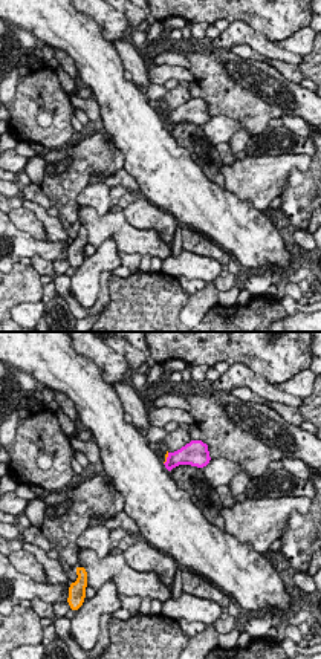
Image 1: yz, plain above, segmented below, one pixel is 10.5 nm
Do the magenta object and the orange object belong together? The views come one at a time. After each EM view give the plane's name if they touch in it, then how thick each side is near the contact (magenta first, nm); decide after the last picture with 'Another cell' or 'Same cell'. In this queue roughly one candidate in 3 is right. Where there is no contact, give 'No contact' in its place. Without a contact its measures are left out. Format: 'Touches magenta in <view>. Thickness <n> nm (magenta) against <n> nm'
Touches magenta in yz. Thickness 220 nm (magenta) against 30 nm

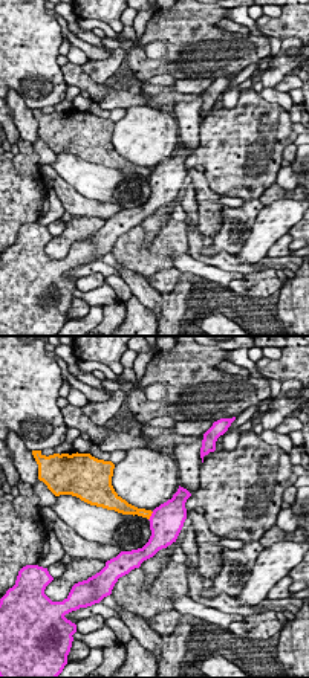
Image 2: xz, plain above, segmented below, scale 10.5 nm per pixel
Touches magenta in xz. Thickness 360 nm (magenta) against 120 nm

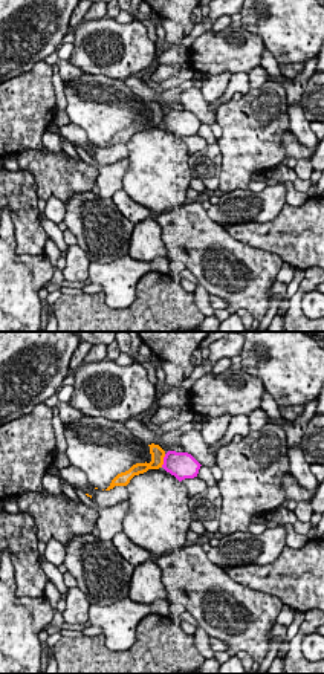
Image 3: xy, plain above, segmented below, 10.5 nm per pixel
Touches magenta in xy. Thickness 280 nm (magenta) against 140 nm

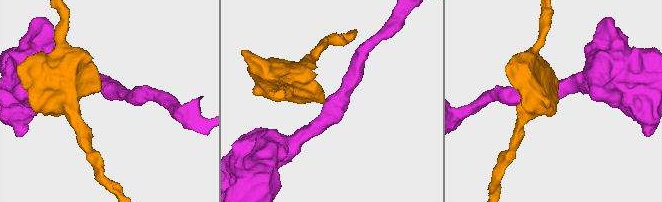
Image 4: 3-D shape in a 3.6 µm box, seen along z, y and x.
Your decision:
Another cell

